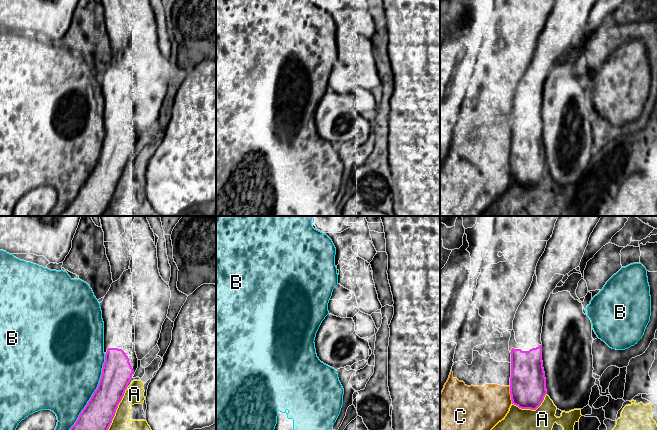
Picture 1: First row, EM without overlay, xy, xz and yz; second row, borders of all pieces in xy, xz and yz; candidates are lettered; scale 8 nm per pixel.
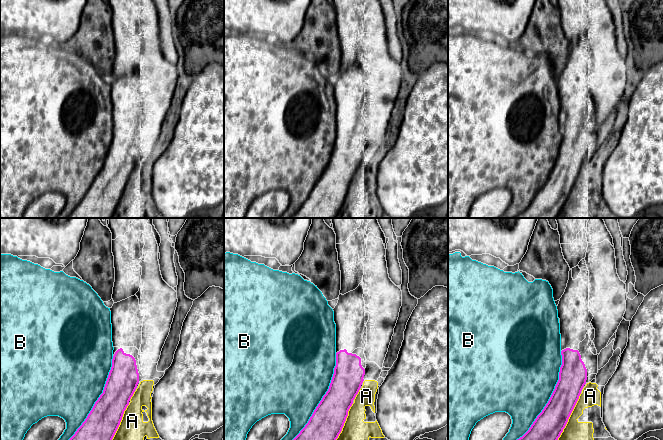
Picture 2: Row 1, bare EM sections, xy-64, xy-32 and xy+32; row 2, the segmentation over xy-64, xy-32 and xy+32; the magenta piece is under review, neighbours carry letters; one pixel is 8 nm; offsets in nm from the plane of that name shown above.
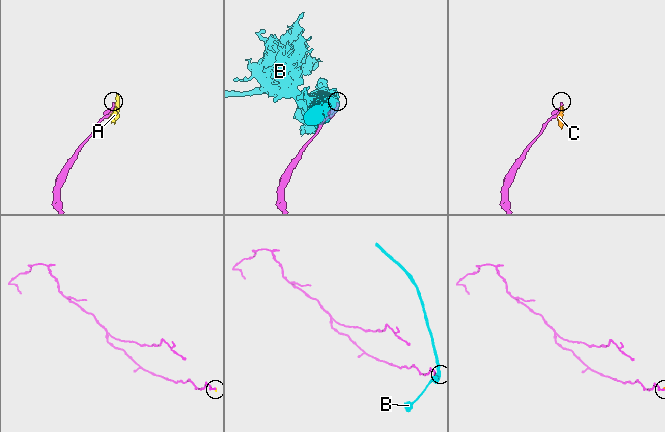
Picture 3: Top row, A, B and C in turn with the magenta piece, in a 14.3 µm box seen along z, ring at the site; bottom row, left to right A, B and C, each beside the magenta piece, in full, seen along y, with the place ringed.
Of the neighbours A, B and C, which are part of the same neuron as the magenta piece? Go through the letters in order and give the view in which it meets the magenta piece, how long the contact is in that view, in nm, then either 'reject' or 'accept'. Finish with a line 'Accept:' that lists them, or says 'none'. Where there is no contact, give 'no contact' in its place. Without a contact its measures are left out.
A: meets magenta in xy; contact 440 nm long; reject
B: meets magenta in xy; contact 800 nm long; reject
C: meets magenta in yz; contact 140 nm long; reject
Accept: none

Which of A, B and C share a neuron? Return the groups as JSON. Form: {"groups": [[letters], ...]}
{"groups": [["A"], ["B"], ["C"]]}

